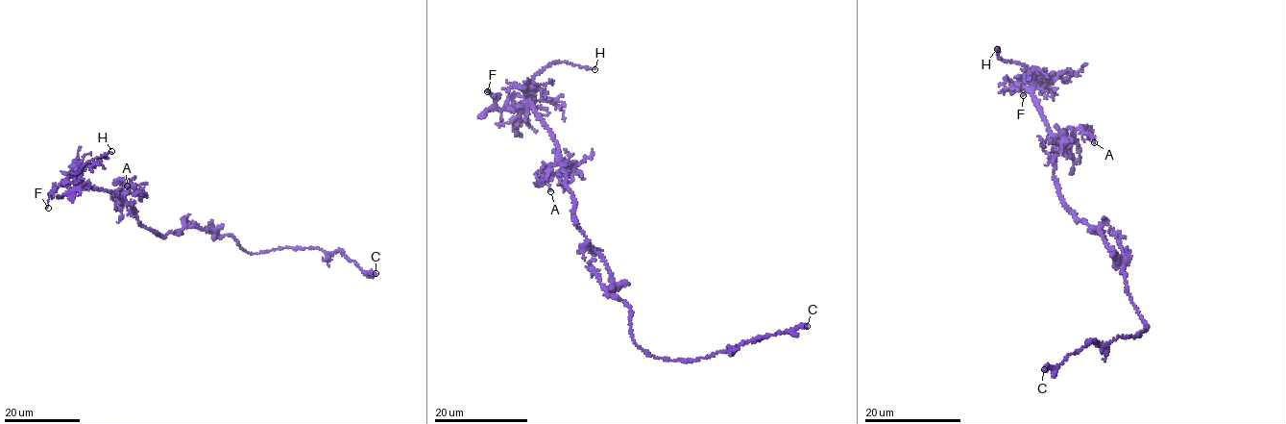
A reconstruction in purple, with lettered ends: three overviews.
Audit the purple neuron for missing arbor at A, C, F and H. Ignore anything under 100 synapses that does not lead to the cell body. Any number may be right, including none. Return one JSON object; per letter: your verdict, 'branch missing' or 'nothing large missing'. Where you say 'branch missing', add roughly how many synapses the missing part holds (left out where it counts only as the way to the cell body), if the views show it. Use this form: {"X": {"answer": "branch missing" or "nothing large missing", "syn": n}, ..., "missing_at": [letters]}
{"A": {"answer": "nothing large missing"}, "C": {"answer": "nothing large missing"}, "F": {"answer": "nothing large missing"}, "H": {"answer": "branch missing"}, "missing_at": ["H"]}

